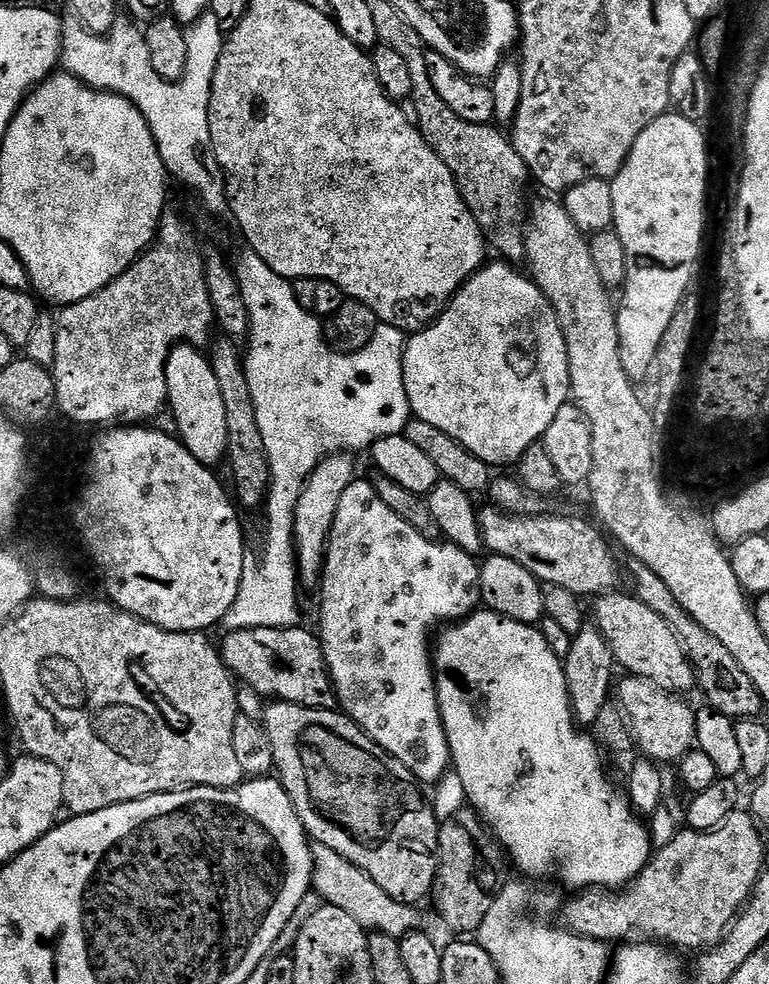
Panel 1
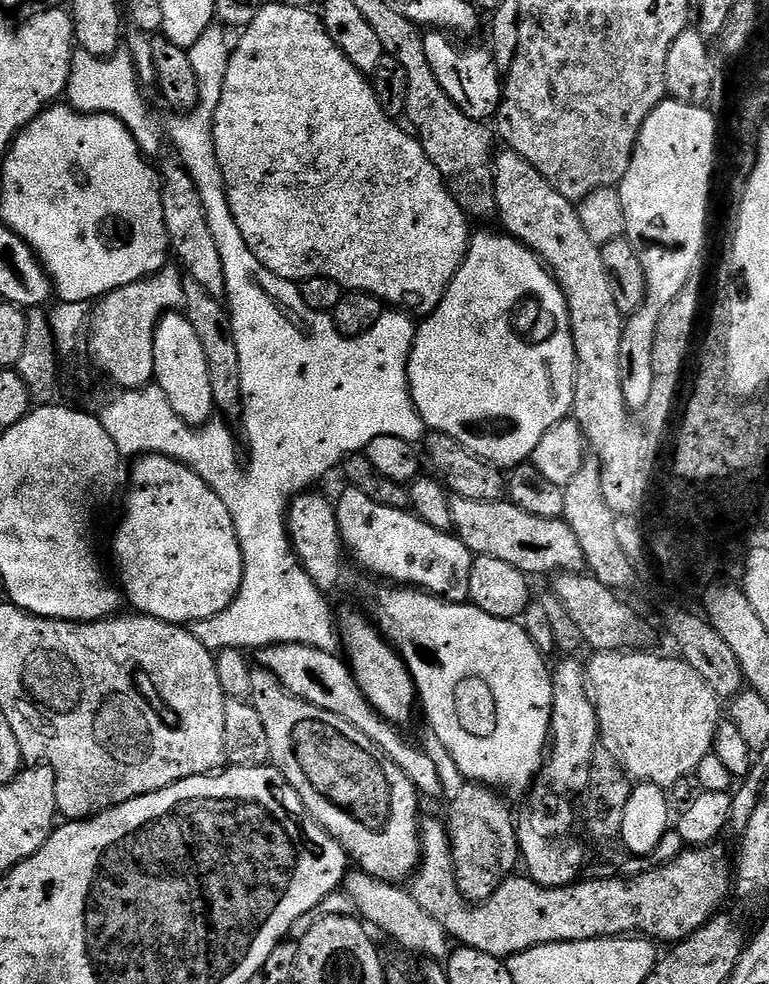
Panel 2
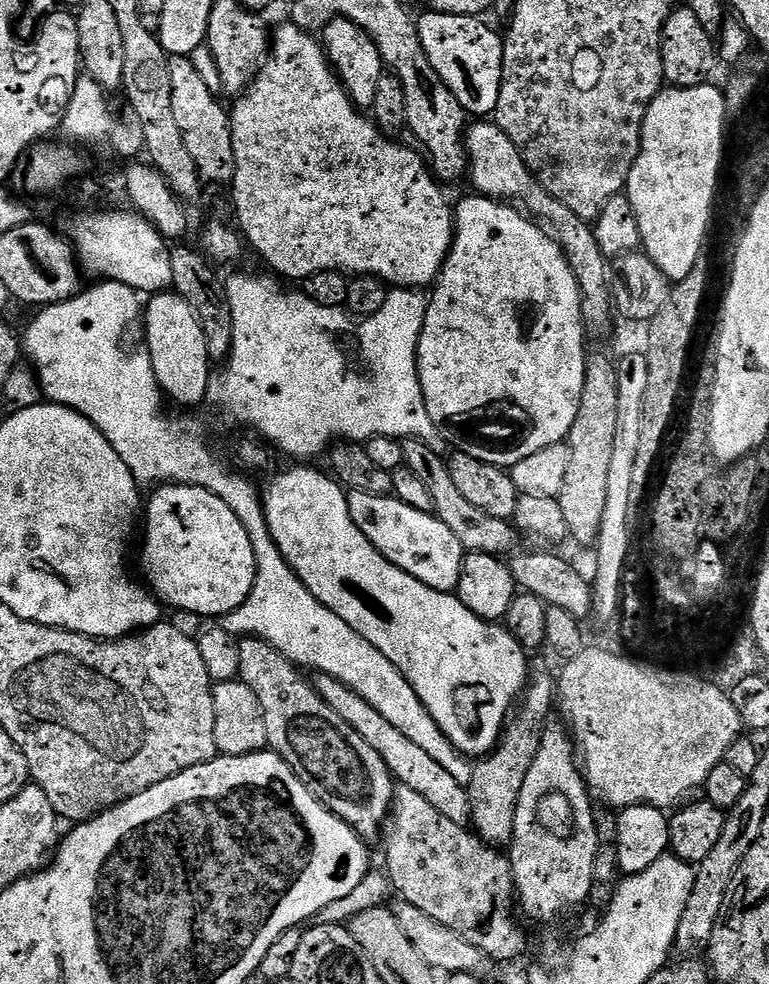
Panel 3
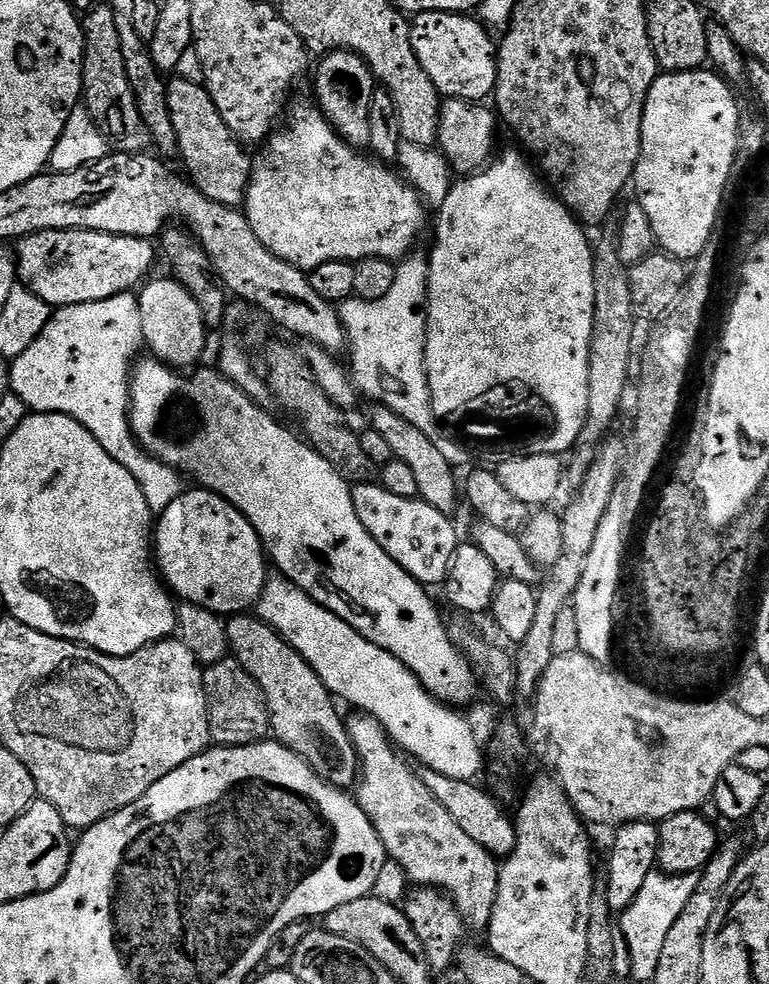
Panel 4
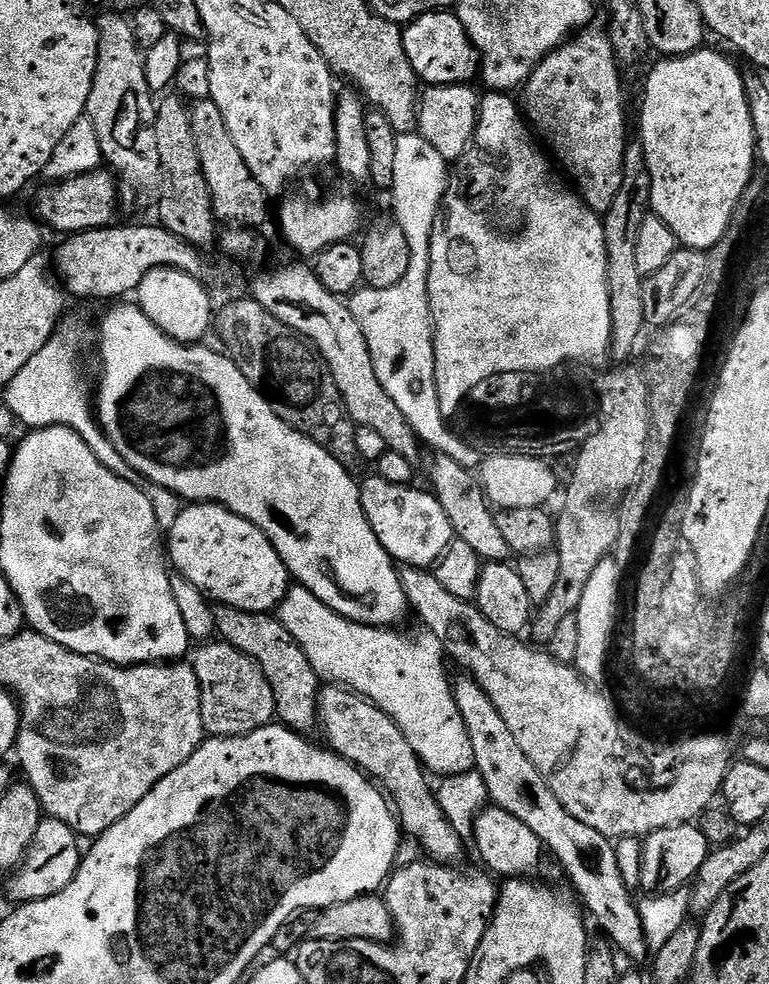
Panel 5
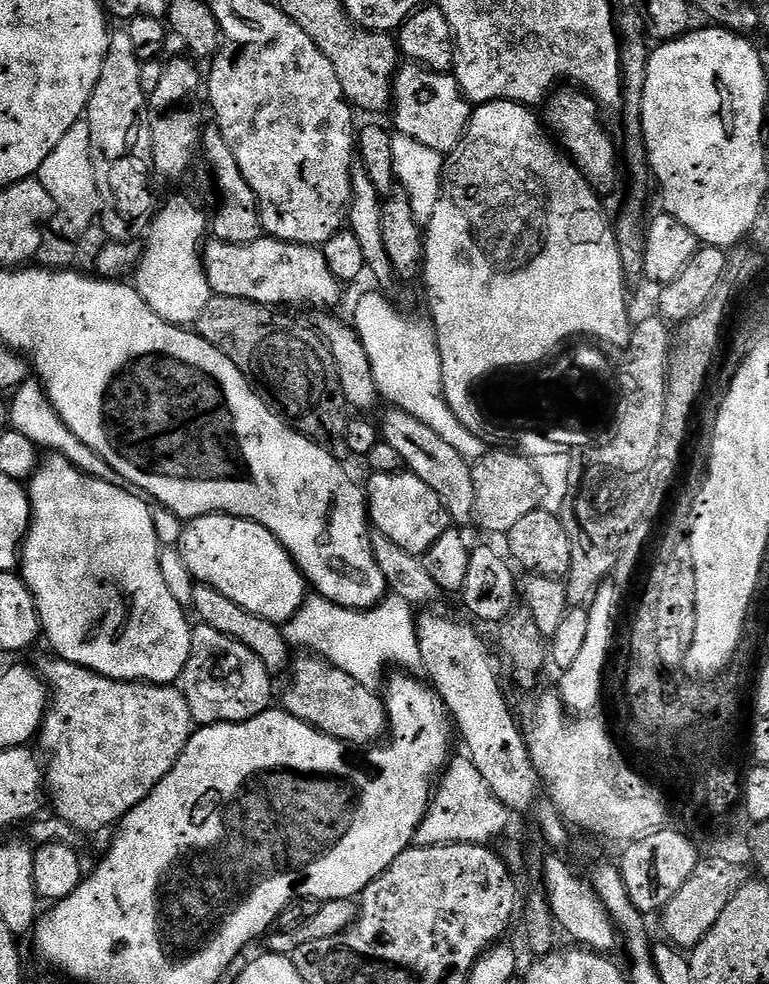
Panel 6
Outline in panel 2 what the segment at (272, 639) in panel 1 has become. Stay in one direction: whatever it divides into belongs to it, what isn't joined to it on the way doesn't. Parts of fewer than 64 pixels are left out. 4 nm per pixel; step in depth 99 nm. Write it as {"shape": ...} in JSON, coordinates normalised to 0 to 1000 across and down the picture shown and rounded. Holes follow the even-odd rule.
{"shape":[[[352,654],[349,659],[337,660],[336,667],[337,678],[356,685],[362,693],[377,701],[377,705],[419,722],[429,722],[429,726],[440,726],[440,730],[455,734],[460,742],[471,742],[471,746],[476,746],[476,750],[481,750],[481,754],[486,754],[486,758],[492,758],[492,762],[497,762],[497,766],[502,766],[502,770],[507,770],[507,774],[512,774],[512,778],[518,778],[518,783],[523,783],[523,787],[538,795],[547,810],[577,809],[575,791],[570,791],[570,778],[564,778],[564,770],[559,770],[559,766],[545,755],[534,756],[520,745],[524,743],[516,737],[508,736],[502,729],[492,726],[492,722],[486,722],[486,717],[481,717],[466,693],[458,688],[458,680],[437,663],[391,654]]]}

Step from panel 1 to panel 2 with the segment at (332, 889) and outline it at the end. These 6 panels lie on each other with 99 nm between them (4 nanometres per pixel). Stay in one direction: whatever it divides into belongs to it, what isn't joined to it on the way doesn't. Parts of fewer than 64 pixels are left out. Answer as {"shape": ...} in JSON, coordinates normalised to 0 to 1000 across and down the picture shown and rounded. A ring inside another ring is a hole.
{"shape":[[[467,884],[454,885],[447,892],[446,905],[451,907],[463,922],[467,934],[485,944],[495,943],[515,959],[521,959],[531,967],[542,967],[542,973],[576,977],[585,967],[585,952],[544,917],[538,917],[529,901],[508,894],[493,894]]]}

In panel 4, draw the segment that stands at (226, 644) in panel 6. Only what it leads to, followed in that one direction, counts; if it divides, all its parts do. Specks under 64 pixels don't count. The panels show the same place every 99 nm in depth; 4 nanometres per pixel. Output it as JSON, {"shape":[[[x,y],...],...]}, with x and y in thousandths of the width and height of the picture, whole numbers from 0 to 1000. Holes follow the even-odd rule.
{"shape":[[[304,669],[283,671],[265,679],[265,700],[270,714],[270,747],[277,757],[308,760],[336,756],[350,747],[346,709],[336,693],[330,693]]]}

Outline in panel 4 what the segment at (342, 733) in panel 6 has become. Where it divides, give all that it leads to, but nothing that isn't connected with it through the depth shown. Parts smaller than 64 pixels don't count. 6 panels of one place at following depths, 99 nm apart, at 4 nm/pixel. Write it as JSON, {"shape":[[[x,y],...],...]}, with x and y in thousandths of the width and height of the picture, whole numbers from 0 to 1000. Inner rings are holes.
{"shape":[[[472,726],[458,727],[463,728],[451,729],[450,735],[453,749],[468,771],[468,822],[481,831],[492,852],[497,852],[503,873],[518,876],[537,899],[571,903],[603,935],[605,944],[628,948],[648,909],[646,871],[622,860],[622,856],[585,831],[575,815],[554,803],[554,795],[546,793],[537,777],[516,763],[505,743],[490,732]]]}

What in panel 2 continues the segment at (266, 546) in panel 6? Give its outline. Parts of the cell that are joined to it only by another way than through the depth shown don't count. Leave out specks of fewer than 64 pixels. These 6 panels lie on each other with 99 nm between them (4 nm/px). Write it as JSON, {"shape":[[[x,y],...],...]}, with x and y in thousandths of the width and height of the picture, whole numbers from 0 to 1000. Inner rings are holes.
{"shape":[[[186,462],[173,472],[177,473],[169,476],[172,497],[166,500],[166,513],[146,549],[151,573],[156,576],[155,592],[165,613],[168,610],[178,623],[235,636],[248,636],[289,624],[315,596],[317,574],[309,543],[299,518],[294,518],[294,510],[289,510],[289,506],[283,506],[283,502],[252,482],[252,478],[220,463]]]}

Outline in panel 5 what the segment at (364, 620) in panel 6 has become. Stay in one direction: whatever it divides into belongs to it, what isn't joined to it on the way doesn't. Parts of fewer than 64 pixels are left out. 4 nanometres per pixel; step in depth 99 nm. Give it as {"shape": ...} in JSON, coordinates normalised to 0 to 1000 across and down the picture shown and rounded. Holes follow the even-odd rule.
{"shape":[[[389,596],[376,597],[362,619],[362,629],[377,644],[382,644],[382,652],[393,657],[393,665],[403,669],[403,677],[408,677],[411,686],[417,692],[432,697],[446,697],[455,703],[473,707],[486,717],[492,717],[528,746],[528,754],[538,758],[538,766],[544,766],[546,775],[558,786],[576,791],[588,788],[606,787],[619,778],[616,758],[611,758],[611,746],[606,742],[606,734],[601,734],[601,726],[596,722],[596,713],[588,704],[589,692],[583,691],[583,683],[577,680],[580,664],[577,658],[559,644],[551,646],[524,646],[510,638],[482,638],[479,634],[463,634],[449,626],[441,626],[429,620],[403,600]]]}

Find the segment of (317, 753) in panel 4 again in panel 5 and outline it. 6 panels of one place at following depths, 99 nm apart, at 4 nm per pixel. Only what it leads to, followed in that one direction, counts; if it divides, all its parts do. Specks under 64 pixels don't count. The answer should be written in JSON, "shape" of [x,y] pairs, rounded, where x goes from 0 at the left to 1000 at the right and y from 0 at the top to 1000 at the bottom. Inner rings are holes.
{"shape":[[[286,616],[280,619],[280,626],[280,641],[285,649],[315,661],[315,665],[324,667],[336,681],[346,685],[346,693],[351,693],[351,701],[356,701],[359,732],[381,744],[410,745],[414,740],[411,710],[416,707],[419,692],[411,686],[408,677],[403,677],[403,669],[393,665],[393,657],[382,652],[382,644],[377,644],[377,640],[372,640],[358,625],[346,622],[321,622]]]}

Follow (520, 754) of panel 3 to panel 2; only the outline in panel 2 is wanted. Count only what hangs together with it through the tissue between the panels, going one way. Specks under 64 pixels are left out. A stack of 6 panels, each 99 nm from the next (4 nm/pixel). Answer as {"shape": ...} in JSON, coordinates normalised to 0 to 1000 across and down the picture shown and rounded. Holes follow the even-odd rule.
{"shape":[[[605,795],[601,803],[586,810],[580,840],[588,861],[588,879],[596,904],[610,917],[637,914],[642,904],[648,904],[648,900],[653,900],[653,896],[667,889],[678,877],[672,834],[668,821],[666,825],[659,815],[646,802],[618,795]]]}

